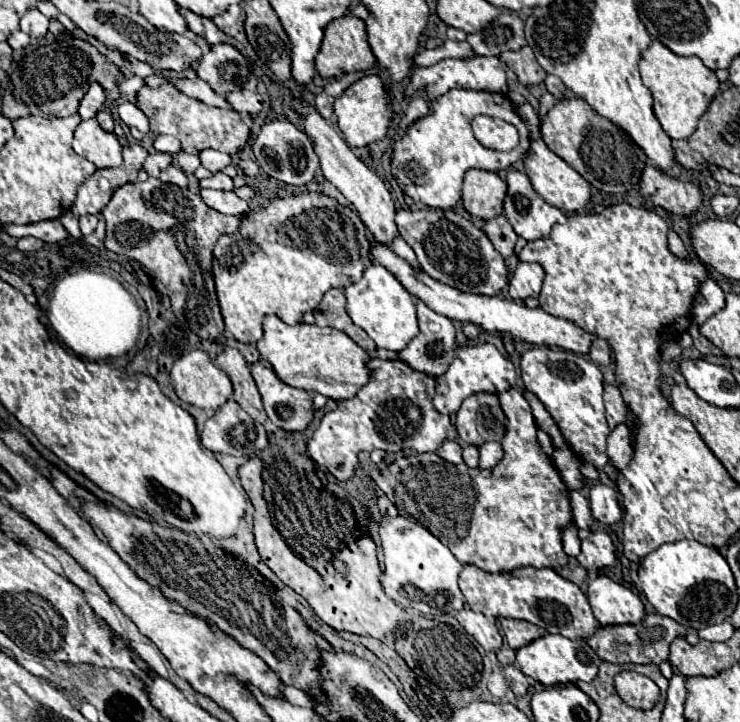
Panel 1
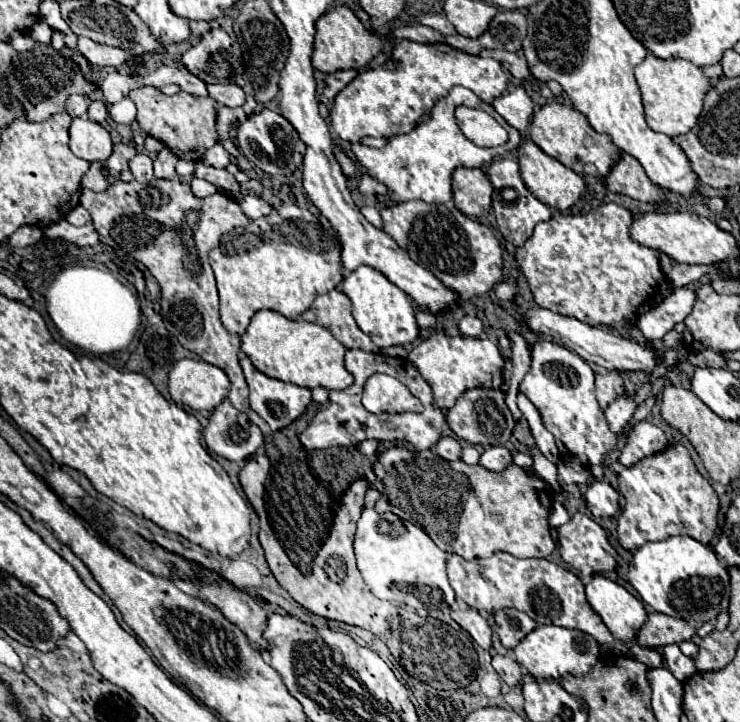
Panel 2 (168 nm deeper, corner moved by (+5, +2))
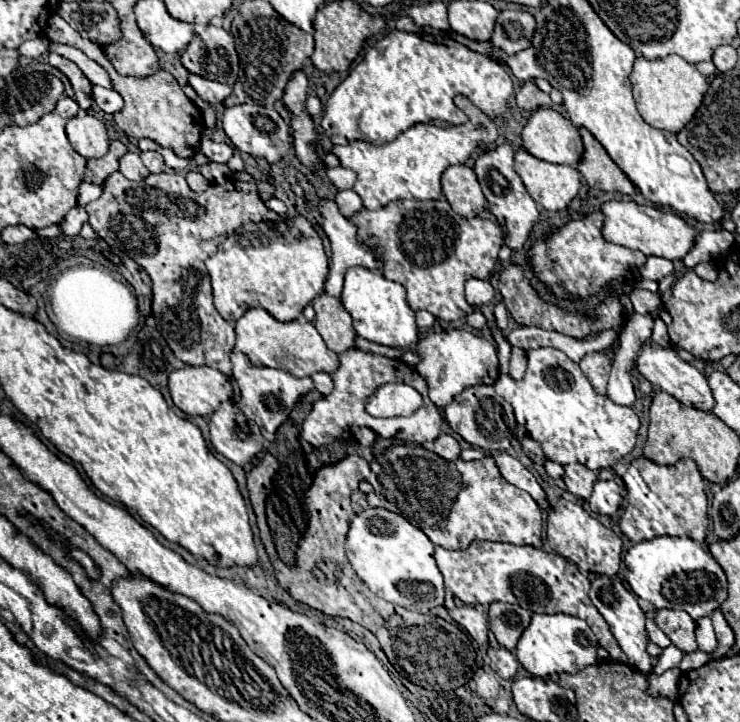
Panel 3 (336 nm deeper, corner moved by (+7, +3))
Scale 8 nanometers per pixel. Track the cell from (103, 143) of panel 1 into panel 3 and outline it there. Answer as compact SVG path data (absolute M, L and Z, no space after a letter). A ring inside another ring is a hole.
M80 112L68 120L66 136L72 148L84 158L102 158L108 152L106 126L88 112Z

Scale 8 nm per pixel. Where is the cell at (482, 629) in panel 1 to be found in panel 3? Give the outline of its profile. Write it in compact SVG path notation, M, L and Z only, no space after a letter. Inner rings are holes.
M450 592L446 593L445 606L451 618L458 622L478 644L488 642L488 620L482 612L478 612L474 606L464 605L458 608Z

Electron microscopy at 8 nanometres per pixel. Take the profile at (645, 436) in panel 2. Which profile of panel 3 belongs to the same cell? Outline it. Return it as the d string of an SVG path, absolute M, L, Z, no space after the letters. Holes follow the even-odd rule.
M556 348L528 350L526 356L528 366L524 380L515 381L501 374L494 388L510 402L516 422L526 426L530 438L540 442L548 460L562 466L578 462L598 472L602 468L612 468L634 450L640 420L632 408L612 404L606 396L596 394L580 366Z

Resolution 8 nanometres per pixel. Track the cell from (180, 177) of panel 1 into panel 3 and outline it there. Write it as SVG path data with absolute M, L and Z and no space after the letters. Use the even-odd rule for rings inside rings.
M142 152L142 162L146 164L146 168L152 172L152 174L160 174L166 170L166 164L164 164L164 158L158 154L158 152Z

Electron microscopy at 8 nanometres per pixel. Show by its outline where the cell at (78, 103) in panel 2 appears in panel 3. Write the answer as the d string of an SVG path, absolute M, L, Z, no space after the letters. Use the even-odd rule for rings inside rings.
M62 96L56 104L56 112L62 116L62 118L74 118L78 112L80 112L80 106L76 104L76 100L68 98L68 96Z

